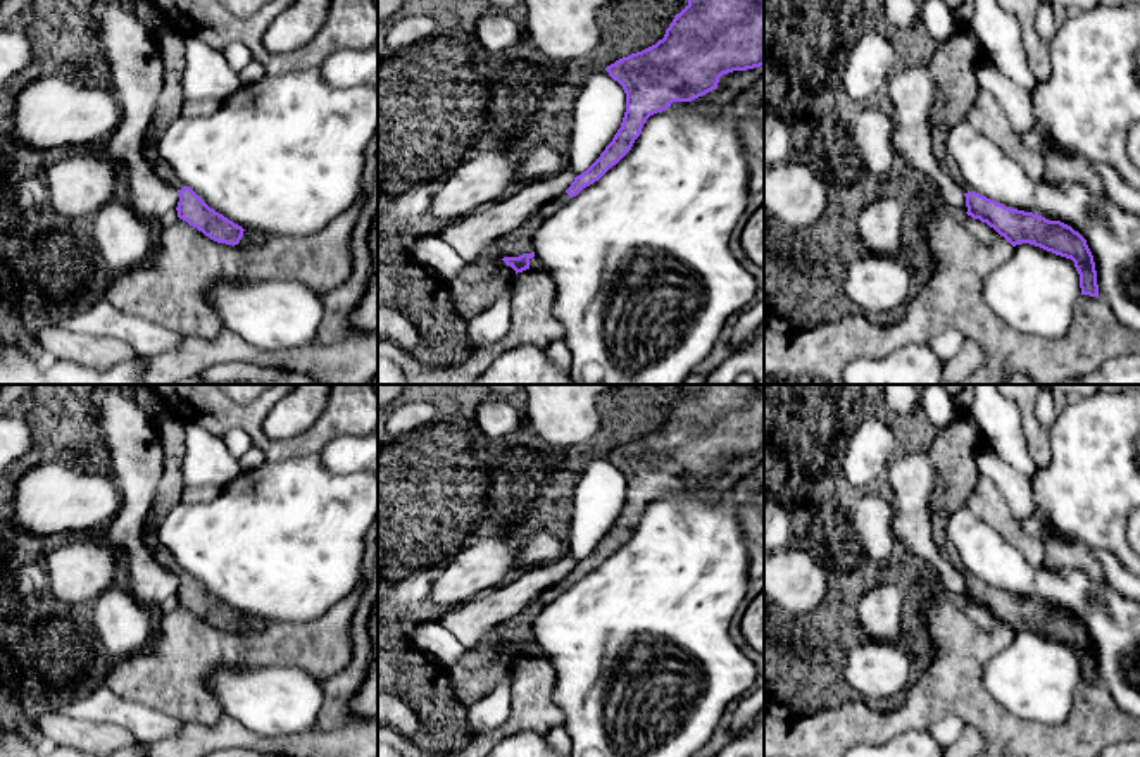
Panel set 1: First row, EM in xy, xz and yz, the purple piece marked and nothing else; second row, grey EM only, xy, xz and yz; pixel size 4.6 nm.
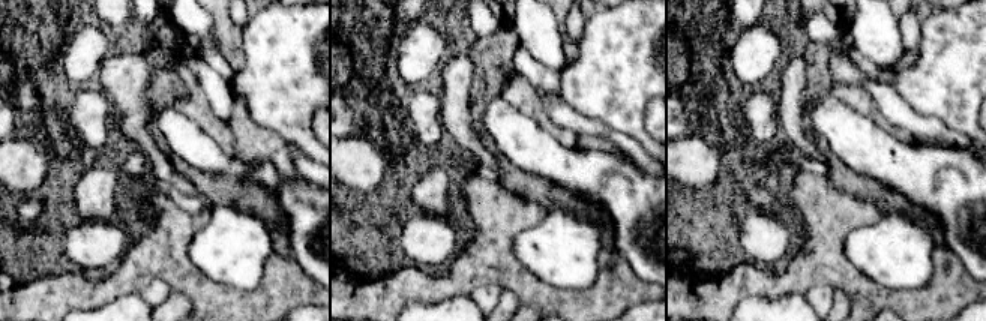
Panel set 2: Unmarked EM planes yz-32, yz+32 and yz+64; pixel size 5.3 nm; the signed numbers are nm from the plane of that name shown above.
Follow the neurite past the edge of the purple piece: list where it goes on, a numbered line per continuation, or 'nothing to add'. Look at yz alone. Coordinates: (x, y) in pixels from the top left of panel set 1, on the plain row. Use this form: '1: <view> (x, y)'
nothing to add

